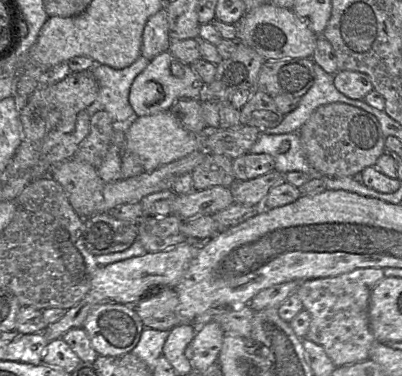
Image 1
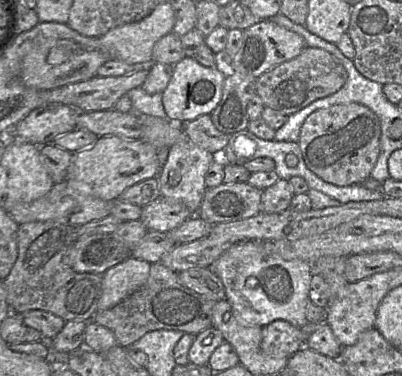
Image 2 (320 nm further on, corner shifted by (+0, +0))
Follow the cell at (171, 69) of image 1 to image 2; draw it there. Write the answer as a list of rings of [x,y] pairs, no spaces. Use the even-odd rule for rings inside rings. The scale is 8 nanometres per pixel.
[[[184,57],[173,66],[173,75],[162,92],[162,103],[167,119],[186,123],[202,115],[210,115],[221,99],[225,77],[216,68],[204,67],[192,57]]]

